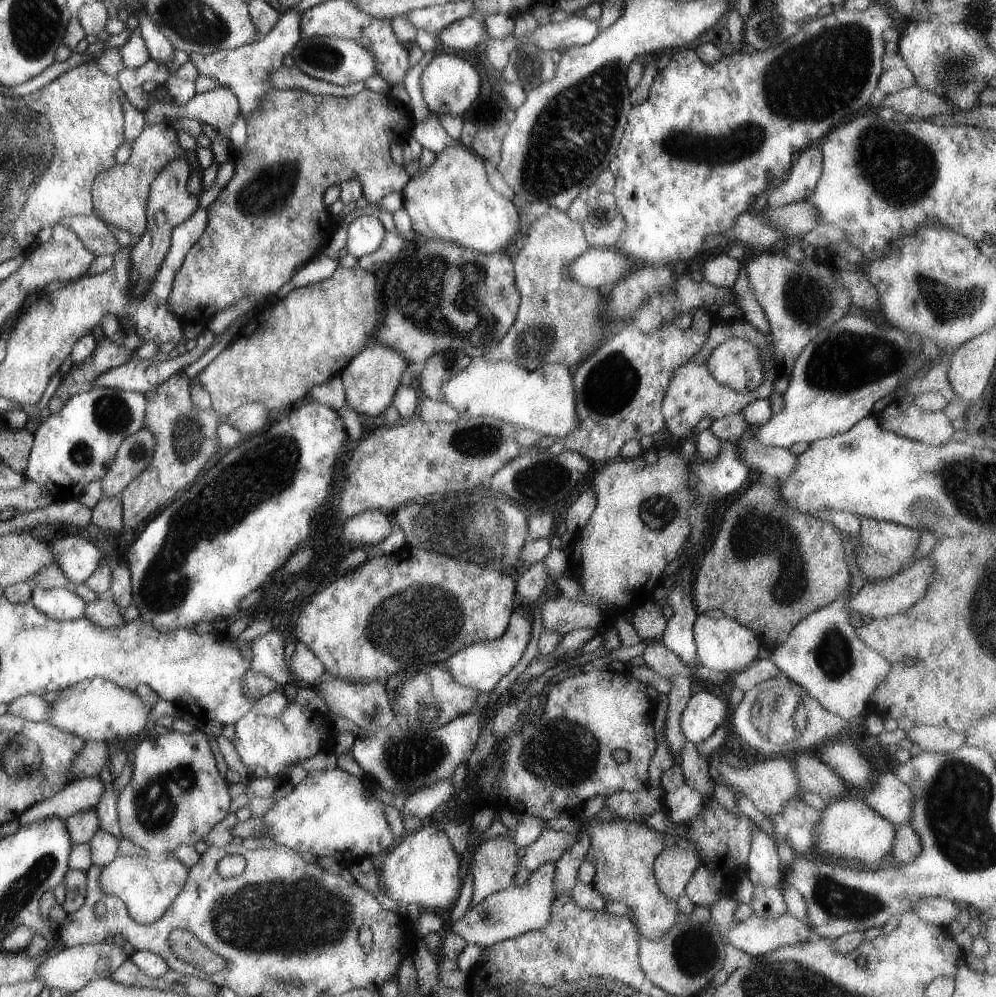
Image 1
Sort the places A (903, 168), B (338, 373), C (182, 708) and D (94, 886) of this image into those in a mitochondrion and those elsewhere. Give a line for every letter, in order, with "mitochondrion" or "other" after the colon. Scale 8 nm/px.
A: mitochondrion
B: other
C: other
D: other

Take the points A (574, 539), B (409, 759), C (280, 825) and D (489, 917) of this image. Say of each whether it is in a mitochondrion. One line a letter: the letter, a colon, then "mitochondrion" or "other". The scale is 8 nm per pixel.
A: other
B: mitochondrion
C: other
D: mitochondrion

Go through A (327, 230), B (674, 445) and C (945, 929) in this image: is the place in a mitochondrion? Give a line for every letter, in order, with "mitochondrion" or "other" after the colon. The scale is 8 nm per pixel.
A: other
B: other
C: other

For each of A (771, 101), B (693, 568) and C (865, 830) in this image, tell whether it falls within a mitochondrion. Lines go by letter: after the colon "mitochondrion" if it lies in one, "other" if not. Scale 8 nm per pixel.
A: mitochondrion
B: other
C: other

